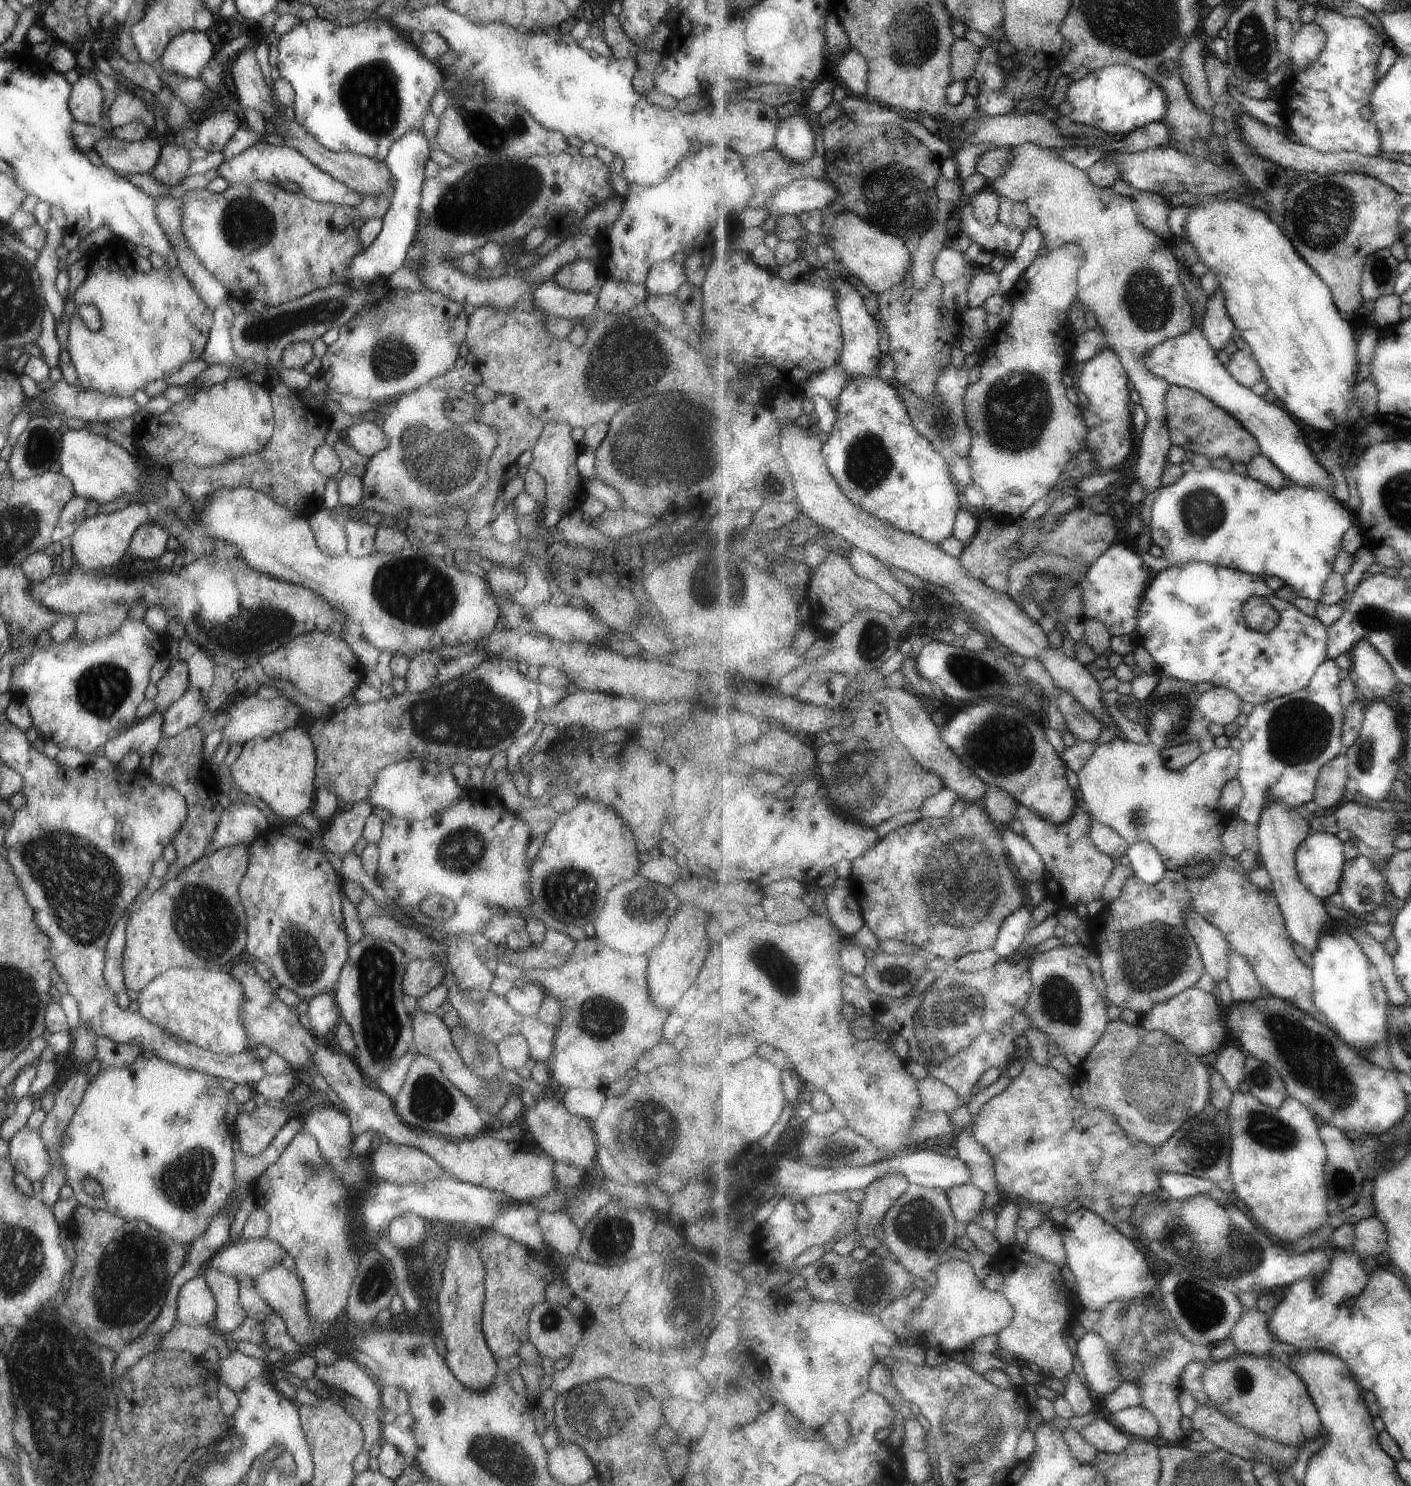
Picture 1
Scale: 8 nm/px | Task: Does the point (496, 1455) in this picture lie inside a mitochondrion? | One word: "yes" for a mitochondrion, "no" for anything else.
yes

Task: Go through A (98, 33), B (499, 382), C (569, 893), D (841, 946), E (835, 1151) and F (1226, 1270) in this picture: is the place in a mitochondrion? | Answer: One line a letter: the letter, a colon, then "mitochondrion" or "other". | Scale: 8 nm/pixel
A: other
B: other
C: mitochondrion
D: other
E: mitochondrion
F: mitochondrion

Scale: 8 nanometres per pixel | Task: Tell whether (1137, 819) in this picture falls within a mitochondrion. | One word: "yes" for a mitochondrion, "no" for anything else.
yes

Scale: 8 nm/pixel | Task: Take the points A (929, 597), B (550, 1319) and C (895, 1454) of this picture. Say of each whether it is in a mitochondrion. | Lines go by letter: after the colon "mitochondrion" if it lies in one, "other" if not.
A: other
B: mitochondrion
C: other

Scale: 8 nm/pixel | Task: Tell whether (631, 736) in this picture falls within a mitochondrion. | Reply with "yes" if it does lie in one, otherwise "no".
no

